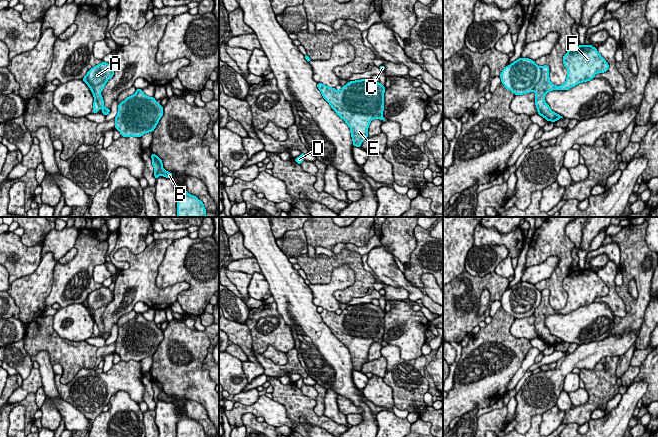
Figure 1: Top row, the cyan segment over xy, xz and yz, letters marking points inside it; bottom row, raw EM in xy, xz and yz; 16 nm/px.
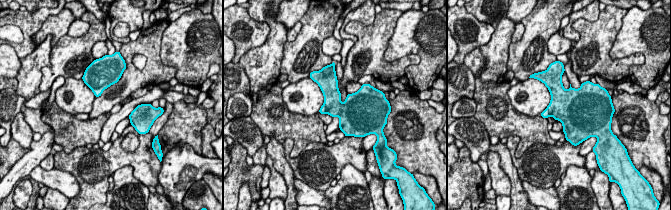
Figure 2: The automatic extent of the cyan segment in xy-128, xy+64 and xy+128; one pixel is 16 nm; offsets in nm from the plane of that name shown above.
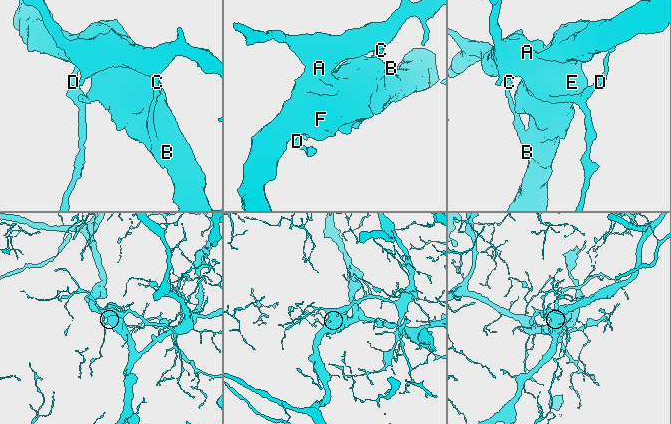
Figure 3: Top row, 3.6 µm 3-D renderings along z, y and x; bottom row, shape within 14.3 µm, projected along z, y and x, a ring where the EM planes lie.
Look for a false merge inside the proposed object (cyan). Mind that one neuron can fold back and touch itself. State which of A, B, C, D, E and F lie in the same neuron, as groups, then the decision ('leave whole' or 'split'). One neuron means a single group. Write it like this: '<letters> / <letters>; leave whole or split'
A C D / B E F; split

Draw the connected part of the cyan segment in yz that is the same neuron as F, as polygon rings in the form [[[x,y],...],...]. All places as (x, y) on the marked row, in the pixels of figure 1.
[[[591,44],[570,48],[563,56],[563,65],[567,68],[567,78],[563,85],[555,86],[551,83],[547,65],[541,67],[541,78],[535,85],[537,113],[554,123],[563,117],[550,109],[545,102],[545,95],[553,90],[569,90],[580,83],[590,81],[597,73],[604,73],[609,68],[609,64]]]

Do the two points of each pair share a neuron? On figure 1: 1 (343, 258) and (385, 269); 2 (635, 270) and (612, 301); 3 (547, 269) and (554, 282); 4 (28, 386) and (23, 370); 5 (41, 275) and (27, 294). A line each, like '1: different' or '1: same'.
1: different
2: different
3: different
4: different
5: same

